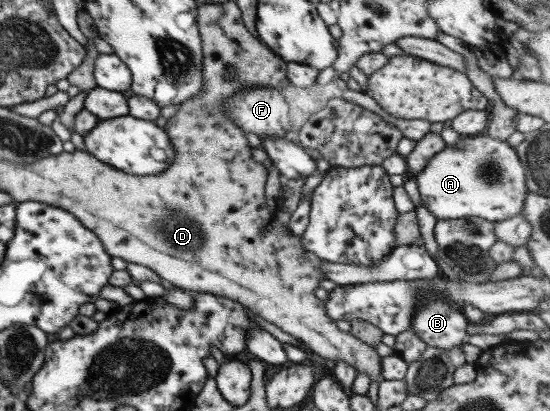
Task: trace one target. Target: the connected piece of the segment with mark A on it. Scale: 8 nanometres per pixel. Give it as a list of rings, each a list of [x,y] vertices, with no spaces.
[[[487,134],[462,136],[455,145],[436,153],[424,170],[415,175],[423,206],[436,220],[468,219],[470,216],[496,223],[521,214],[527,194],[527,169],[515,148]]]

